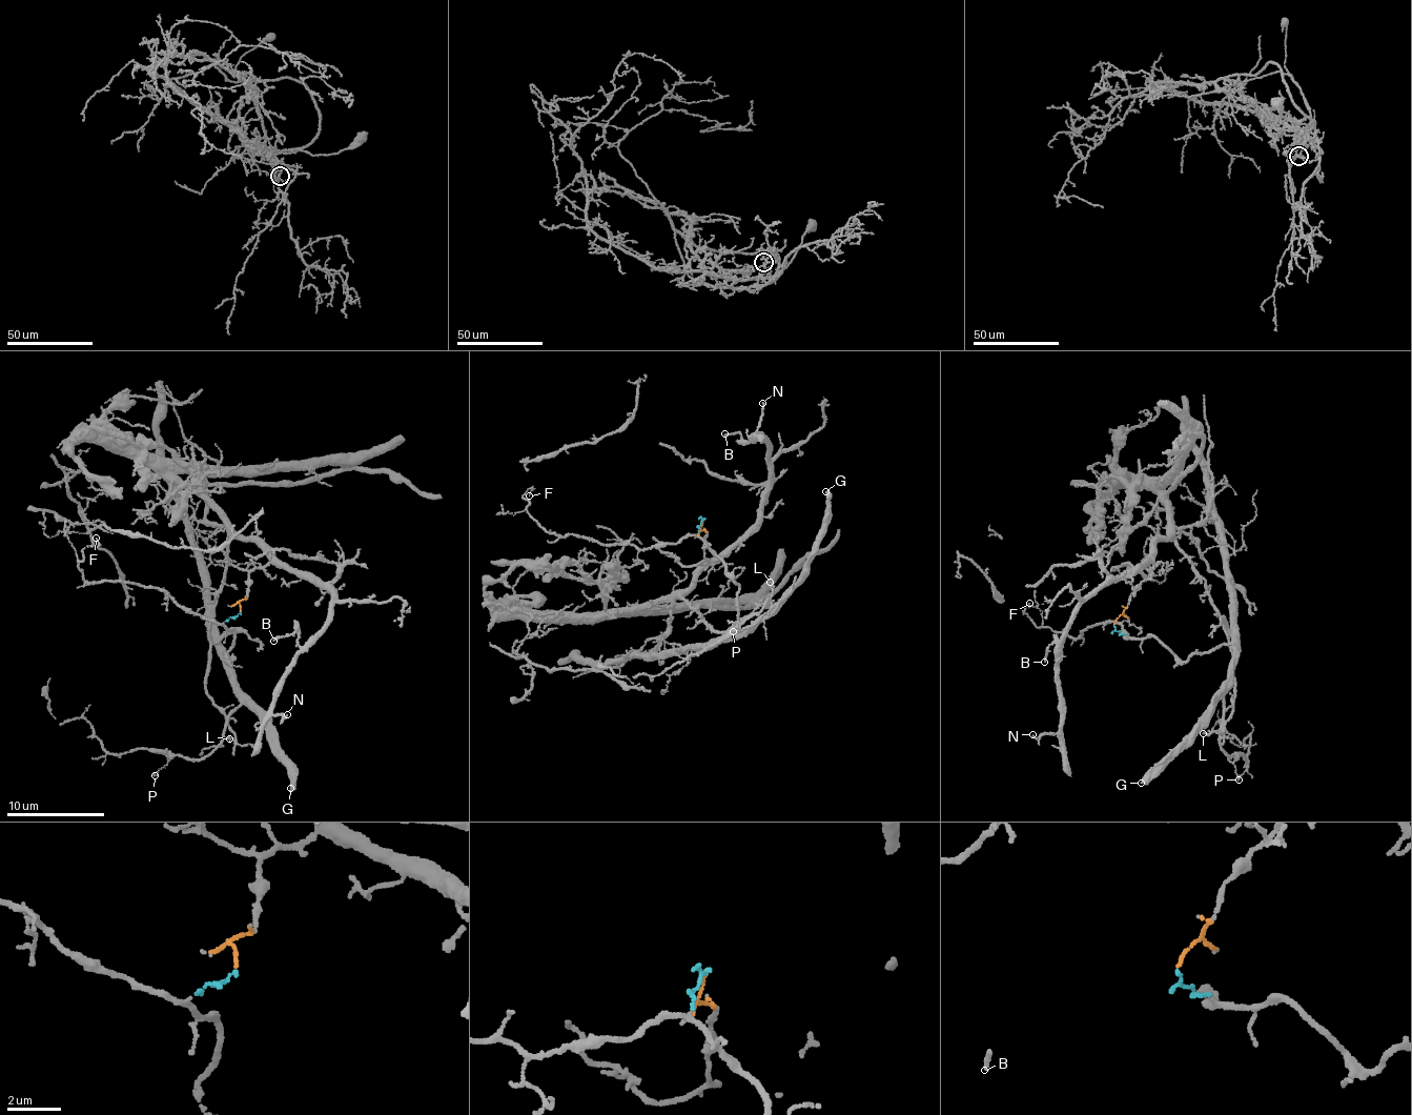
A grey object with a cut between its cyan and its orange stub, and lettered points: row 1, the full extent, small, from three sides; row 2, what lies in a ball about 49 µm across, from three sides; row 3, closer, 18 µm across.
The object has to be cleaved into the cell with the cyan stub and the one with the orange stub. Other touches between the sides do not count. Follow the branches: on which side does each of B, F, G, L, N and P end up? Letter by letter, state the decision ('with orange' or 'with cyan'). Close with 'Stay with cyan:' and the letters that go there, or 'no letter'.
B: with orange
F: with cyan
G: with cyan
L: with cyan
N: with orange
P: with cyan
Stay with cyan: F, G, L, P

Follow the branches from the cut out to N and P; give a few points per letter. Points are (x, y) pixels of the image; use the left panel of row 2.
N: (241, 611), (251, 572), (269, 565), (323, 584), (334, 600), (282, 686), (273, 715), (286, 714)
P: (241, 611), (223, 625), (240, 706), (223, 741), (154, 776)

